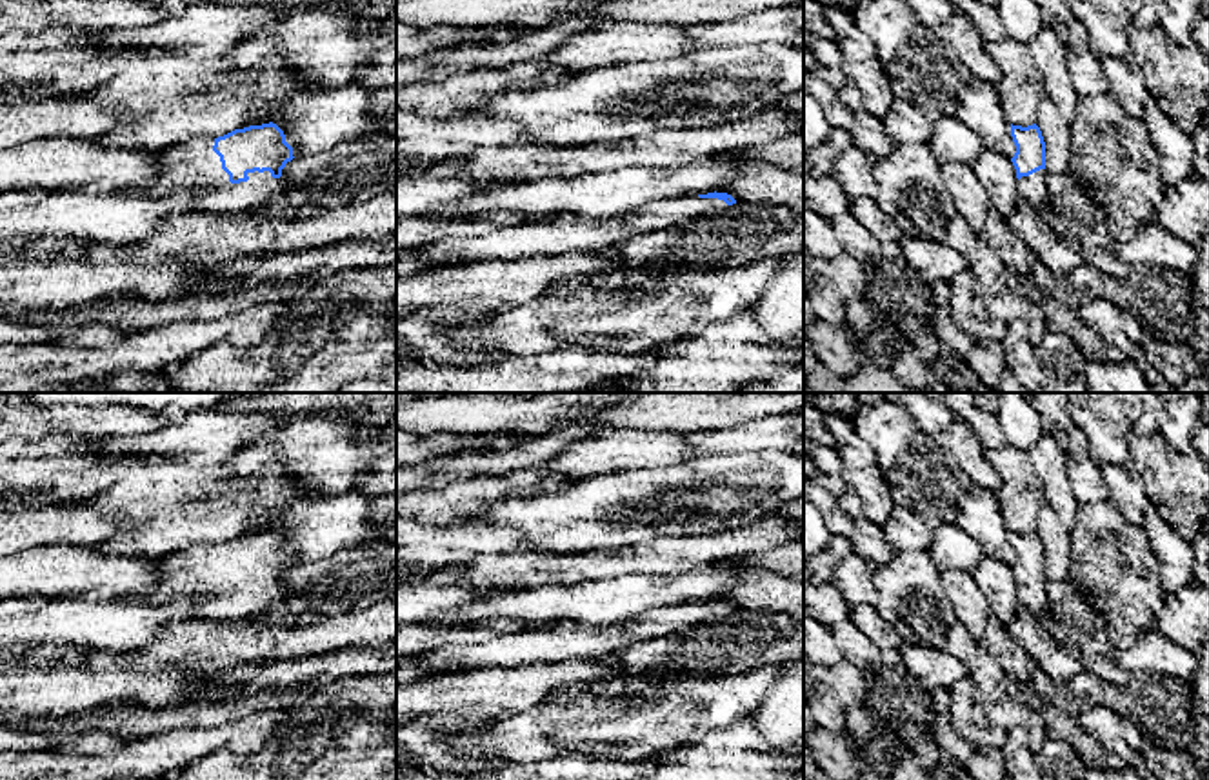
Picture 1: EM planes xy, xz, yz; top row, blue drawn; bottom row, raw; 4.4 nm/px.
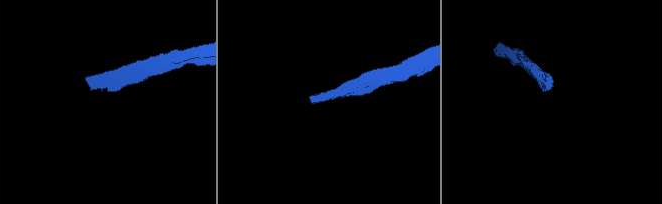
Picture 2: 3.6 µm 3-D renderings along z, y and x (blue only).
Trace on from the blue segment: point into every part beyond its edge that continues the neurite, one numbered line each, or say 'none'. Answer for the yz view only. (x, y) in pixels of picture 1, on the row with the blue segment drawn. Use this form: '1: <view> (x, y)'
1: yz (1033, 188)

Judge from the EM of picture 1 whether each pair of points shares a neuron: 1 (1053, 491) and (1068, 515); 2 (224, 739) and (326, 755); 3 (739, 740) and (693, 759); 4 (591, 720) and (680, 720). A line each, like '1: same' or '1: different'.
1: same
2: different
3: same
4: same

